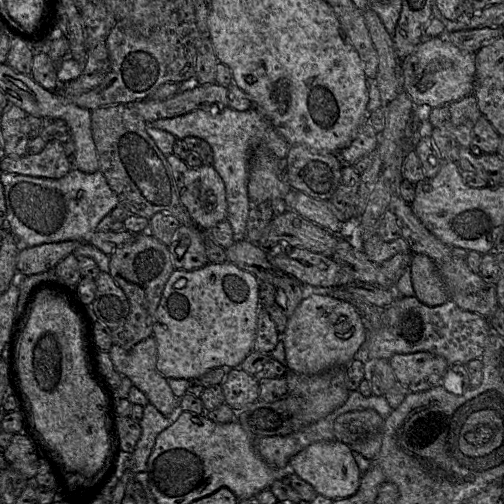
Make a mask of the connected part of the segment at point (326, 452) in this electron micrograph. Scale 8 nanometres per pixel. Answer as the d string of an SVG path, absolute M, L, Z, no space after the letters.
M322 441L306 447L289 460L288 469L309 483L317 494L331 500L354 495L363 475L353 457L351 446L340 441Z

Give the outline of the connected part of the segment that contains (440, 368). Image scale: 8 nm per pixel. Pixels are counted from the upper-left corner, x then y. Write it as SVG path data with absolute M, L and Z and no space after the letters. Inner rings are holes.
M430 352L396 354L389 359L397 380L410 392L422 392L443 385L450 364Z

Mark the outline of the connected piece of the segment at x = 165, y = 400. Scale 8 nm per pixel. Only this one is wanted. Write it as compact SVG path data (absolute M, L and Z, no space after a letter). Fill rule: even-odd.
M153 336L129 350L113 344L109 354L115 371L129 378L165 417L179 406L180 399L175 397L167 379L157 370L157 344Z

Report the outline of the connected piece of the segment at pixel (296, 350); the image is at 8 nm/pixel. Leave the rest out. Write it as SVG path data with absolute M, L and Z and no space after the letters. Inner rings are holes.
M311 295L302 300L295 312L288 318L285 331L280 334L284 343L286 367L303 375L315 375L335 366L347 366L355 359L359 348L367 340L367 327L356 308L345 301L328 295Z

